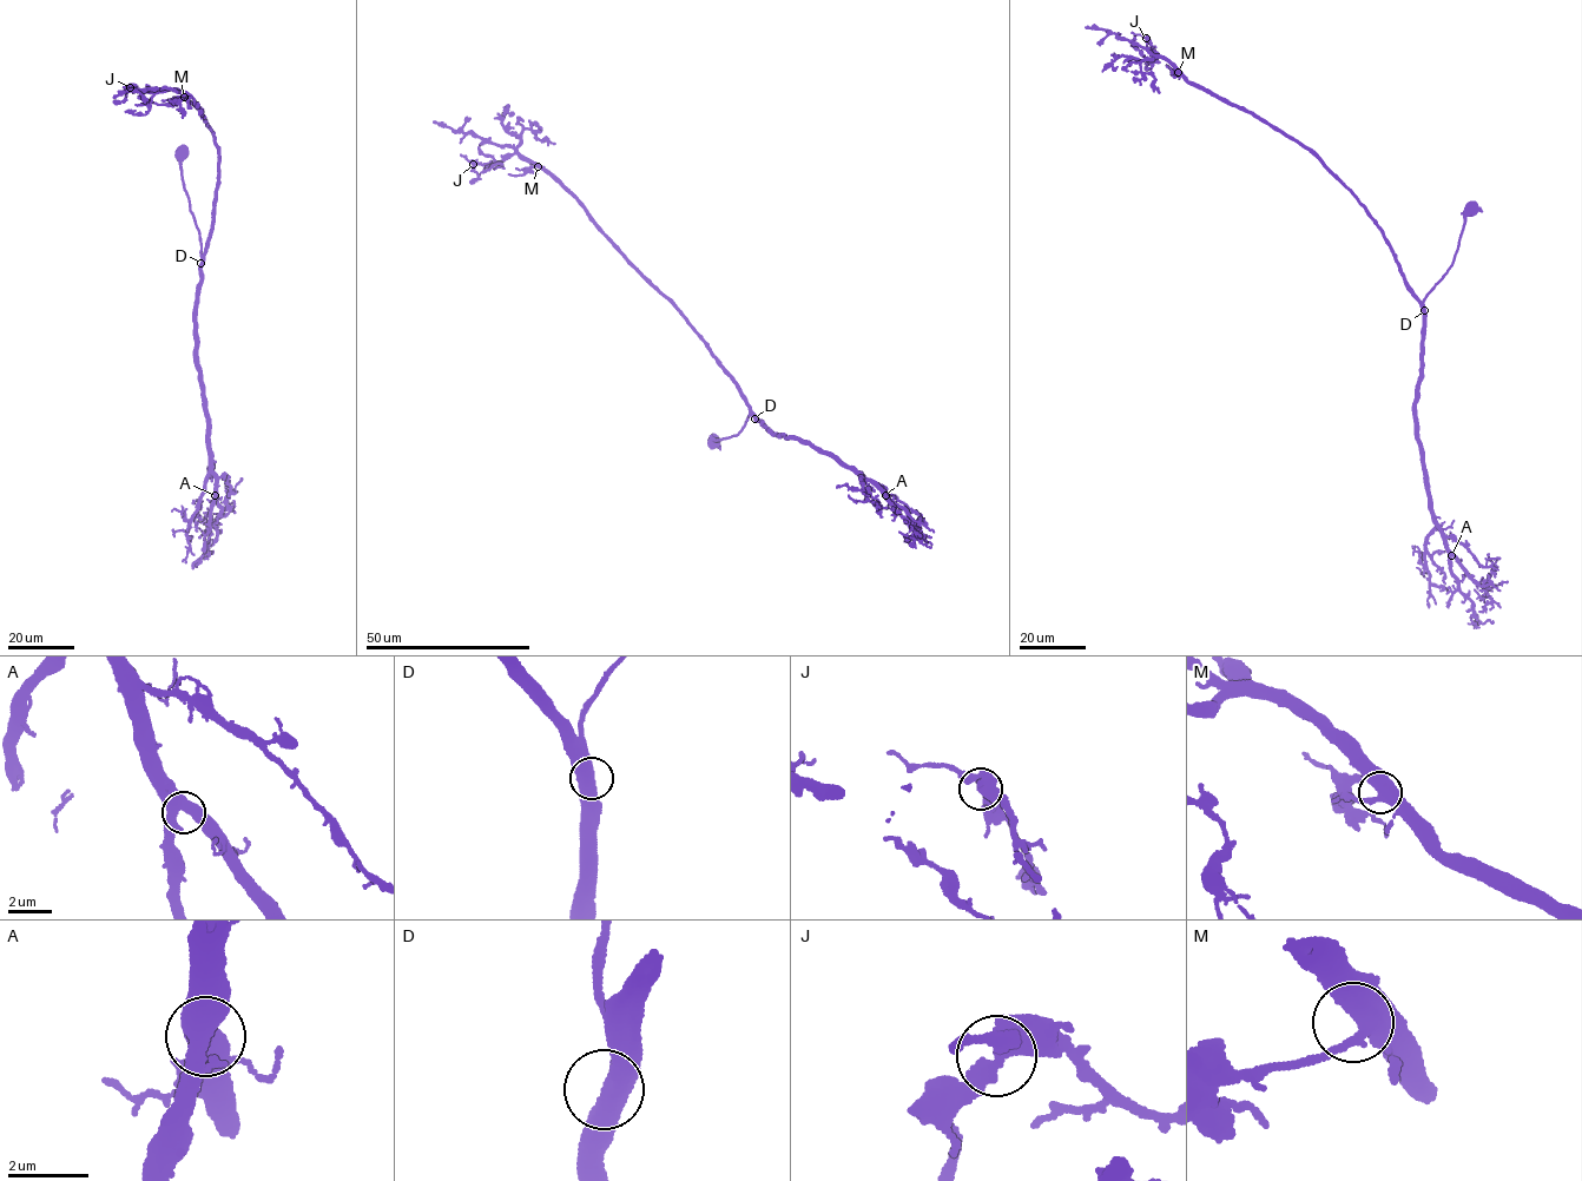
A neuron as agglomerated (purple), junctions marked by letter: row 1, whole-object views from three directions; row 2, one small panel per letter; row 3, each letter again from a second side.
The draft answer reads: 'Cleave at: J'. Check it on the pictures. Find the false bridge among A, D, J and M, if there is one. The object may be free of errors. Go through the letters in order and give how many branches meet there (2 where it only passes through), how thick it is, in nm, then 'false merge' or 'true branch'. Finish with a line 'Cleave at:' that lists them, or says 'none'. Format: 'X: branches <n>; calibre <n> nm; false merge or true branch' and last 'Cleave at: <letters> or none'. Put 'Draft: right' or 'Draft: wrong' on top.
Draft: wrong
A: branches 3; calibre 480 nm; true branch
D: branches 2; calibre 550 nm; true branch
J: branches 3; calibre 400 nm; true branch
M: branches 3; calibre 460 nm; true branch
Cleave at: none

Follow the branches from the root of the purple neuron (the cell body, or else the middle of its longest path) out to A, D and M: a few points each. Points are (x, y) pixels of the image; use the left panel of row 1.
A: (183, 154), (183, 184), (202, 244), (196, 336), (215, 495)
D: (183, 154), (182, 180), (199, 233), (200, 263)
M: (183, 154), (182, 180), (199, 233), (202, 256), (213, 217), (221, 156), (216, 138), (198, 107), (184, 97)

